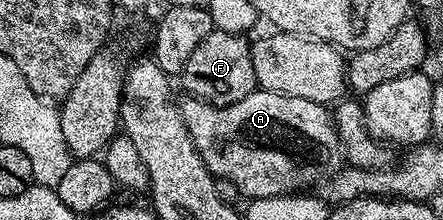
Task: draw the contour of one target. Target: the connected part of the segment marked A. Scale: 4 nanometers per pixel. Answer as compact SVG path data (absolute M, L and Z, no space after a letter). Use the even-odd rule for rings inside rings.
M259 87L246 95L246 99L238 99L238 103L229 105L208 105L196 97L188 97L185 102L180 105L180 114L184 116L202 163L211 171L213 178L230 179L230 183L234 183L245 198L308 191L311 185L319 186L345 168L346 158L340 148L340 136L327 105L319 105L310 99L278 95Z

